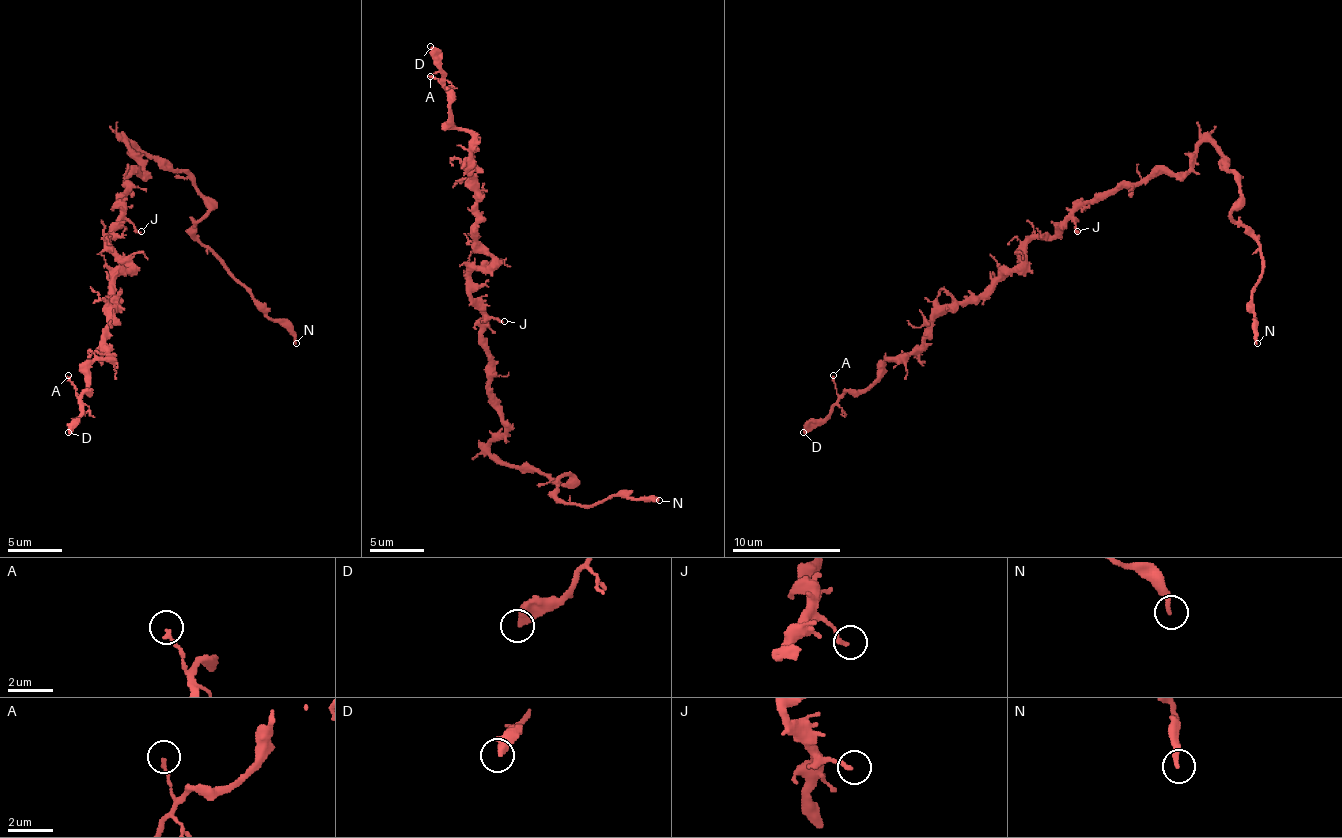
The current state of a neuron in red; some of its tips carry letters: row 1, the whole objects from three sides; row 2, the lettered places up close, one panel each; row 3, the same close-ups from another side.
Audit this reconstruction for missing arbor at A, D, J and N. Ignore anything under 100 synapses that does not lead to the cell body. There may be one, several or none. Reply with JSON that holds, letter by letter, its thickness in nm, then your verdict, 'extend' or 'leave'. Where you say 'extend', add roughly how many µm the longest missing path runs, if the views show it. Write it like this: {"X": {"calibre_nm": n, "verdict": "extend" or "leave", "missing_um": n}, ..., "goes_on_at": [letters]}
{"A": {"calibre_nm": 140, "verdict": "leave"}, "D": {"calibre_nm": 500, "verdict": "extend", "missing_um": 80}, "J": {"calibre_nm": 160, "verdict": "leave"}, "N": {"calibre_nm": 280, "verdict": "leave"}, "goes_on_at": ["D"]}

